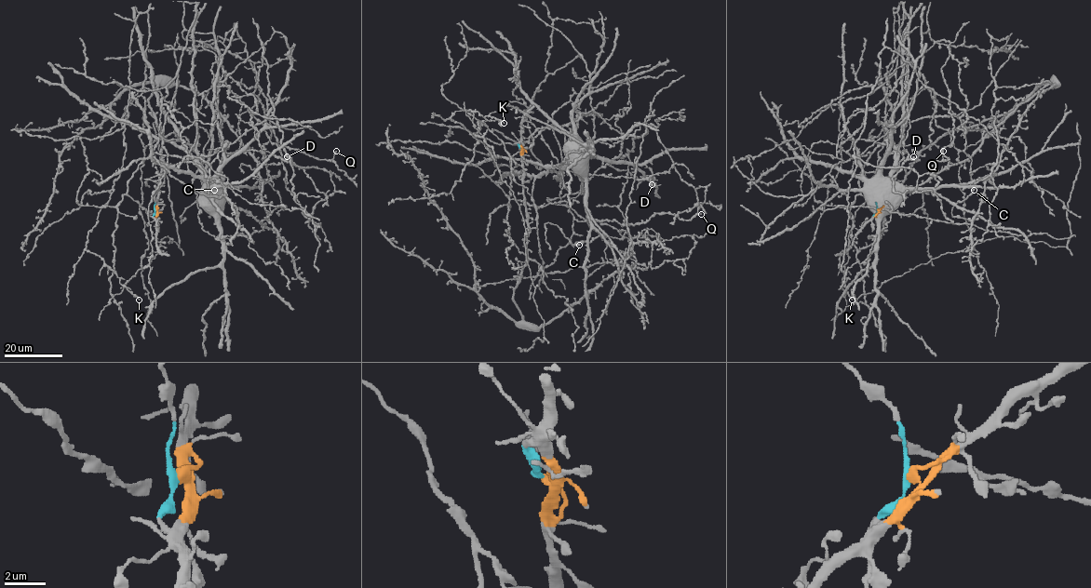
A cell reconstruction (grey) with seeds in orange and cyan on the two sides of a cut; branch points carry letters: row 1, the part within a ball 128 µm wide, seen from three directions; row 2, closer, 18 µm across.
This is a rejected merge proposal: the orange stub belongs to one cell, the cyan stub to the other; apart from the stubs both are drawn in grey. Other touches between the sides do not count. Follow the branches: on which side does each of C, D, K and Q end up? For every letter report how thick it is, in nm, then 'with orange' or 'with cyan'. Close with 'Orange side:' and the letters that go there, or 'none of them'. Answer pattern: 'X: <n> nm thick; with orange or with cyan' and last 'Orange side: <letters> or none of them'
C: 400 nm thick; with cyan
D: 480 nm thick; with cyan
K: 160 nm thick; with cyan
Q: 240 nm thick; with cyan
Orange side: none of them

